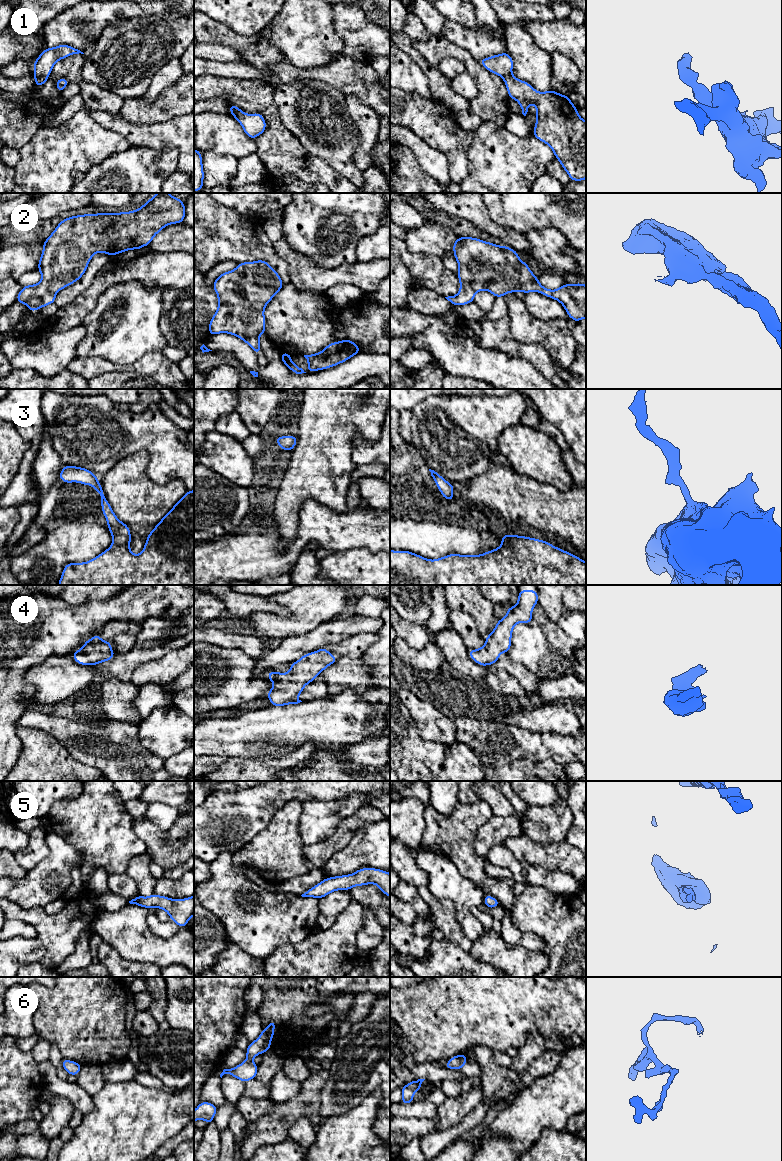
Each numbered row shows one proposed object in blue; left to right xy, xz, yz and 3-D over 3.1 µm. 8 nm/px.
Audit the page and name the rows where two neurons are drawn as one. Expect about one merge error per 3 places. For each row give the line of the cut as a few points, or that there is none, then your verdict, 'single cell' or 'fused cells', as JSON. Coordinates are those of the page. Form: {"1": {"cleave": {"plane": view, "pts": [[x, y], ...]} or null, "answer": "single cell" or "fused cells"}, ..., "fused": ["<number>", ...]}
{"1": {"cleave": {"plane": "xy", "pts": [[47, 77], [35, 78]]}, "answer": "fused cells"}, "2": {"cleave": null, "answer": "single cell"}, "3": {"cleave": null, "answer": "single cell"}, "4": {"cleave": null, "answer": "single cell"}, "5": {"cleave": null, "answer": "single cell"}, "6": {"cleave": null, "answer": "single cell"}, "fused": ["1"]}

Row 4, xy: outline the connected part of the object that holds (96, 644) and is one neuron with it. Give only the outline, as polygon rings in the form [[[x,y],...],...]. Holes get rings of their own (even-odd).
[[[96,634],[87,640],[83,647],[72,654],[73,659],[80,665],[93,665],[111,660],[115,652],[111,649],[111,641],[107,642]]]

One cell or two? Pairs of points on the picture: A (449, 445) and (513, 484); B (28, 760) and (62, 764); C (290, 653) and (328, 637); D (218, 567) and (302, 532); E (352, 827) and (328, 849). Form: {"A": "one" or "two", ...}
{"A": "two", "B": "one", "C": "one", "D": "one", "E": "one"}

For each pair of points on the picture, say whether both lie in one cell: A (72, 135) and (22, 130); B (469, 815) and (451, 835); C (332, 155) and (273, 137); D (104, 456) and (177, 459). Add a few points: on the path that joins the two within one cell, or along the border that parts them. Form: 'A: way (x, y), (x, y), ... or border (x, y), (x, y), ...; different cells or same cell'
A: border (40, 127), (20, 149); different cells
B: way (466, 820), (456, 830); same cell
C: border (287, 129), (310, 154), (323, 159); different cells
D: way (122, 443), (159, 443); same cell

